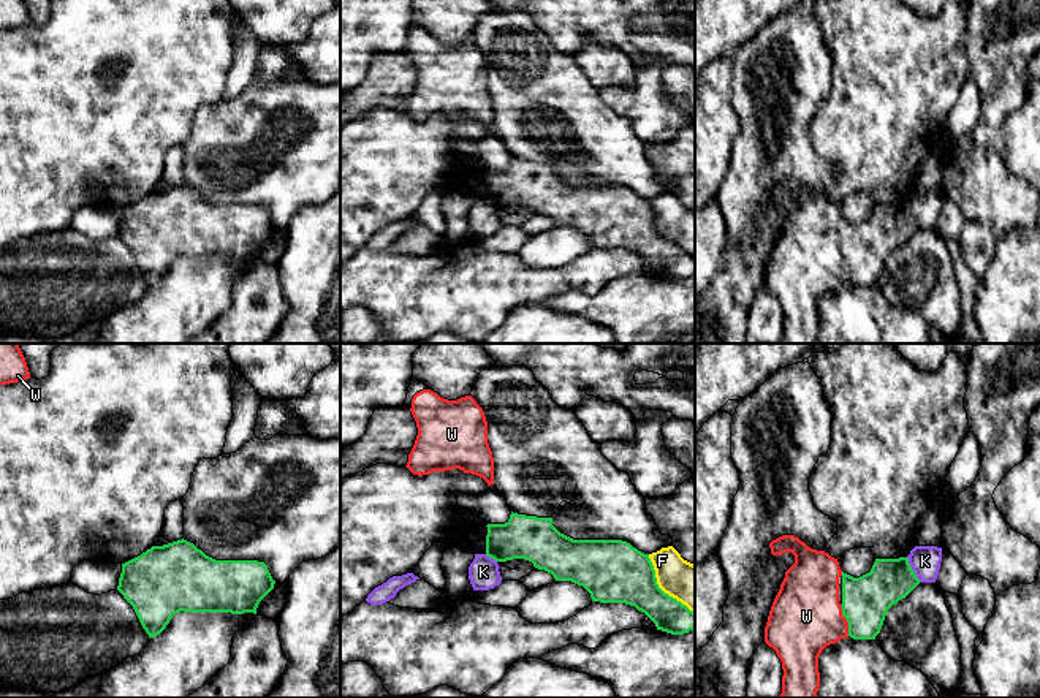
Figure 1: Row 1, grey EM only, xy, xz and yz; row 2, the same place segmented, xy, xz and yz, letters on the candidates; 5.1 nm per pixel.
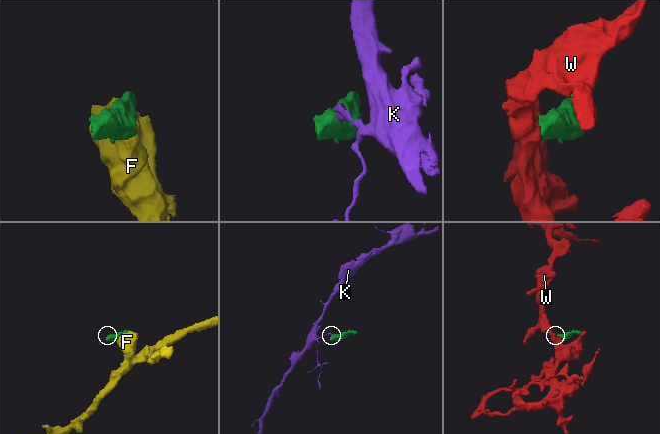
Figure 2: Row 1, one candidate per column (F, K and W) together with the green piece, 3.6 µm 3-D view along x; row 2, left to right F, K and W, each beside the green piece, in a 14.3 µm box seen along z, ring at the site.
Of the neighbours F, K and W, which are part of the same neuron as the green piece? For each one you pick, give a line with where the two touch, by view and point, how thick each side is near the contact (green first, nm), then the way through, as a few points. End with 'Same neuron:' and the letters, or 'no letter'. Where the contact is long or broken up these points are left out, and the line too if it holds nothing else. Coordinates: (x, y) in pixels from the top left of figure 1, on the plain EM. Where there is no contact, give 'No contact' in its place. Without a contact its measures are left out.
W: Touches green at yz (847, 266). Thickness 240 nm (green) against 360 nm. Path across: yz (866, 246), (847, 266), (820, 266), (806, 261)
Same neuron: W

